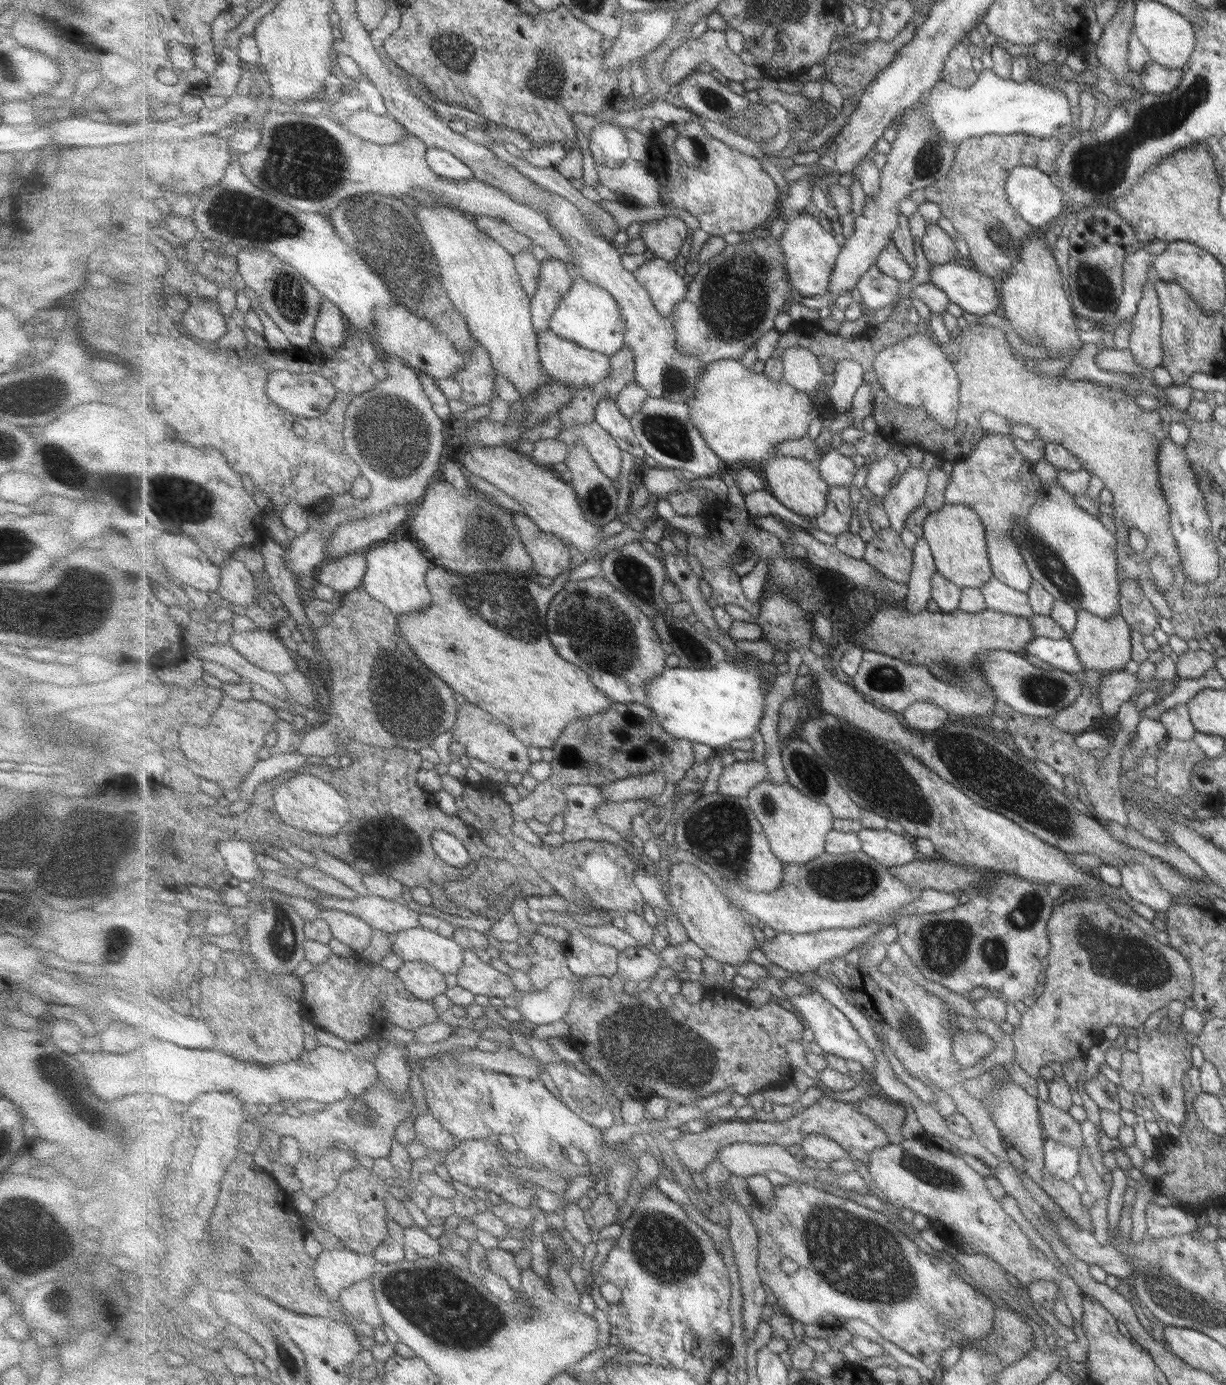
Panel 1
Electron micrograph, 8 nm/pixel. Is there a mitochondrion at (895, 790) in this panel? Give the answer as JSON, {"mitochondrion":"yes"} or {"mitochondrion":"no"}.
{"mitochondrion":"yes"}

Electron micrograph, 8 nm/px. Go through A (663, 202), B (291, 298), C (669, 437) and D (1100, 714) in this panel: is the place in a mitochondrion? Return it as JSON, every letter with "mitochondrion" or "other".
{"A":"other","B":"mitochondrion","C":"mitochondrion","D":"other"}

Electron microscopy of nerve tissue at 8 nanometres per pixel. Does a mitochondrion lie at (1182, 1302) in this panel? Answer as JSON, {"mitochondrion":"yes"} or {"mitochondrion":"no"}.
{"mitochondrion":"yes"}

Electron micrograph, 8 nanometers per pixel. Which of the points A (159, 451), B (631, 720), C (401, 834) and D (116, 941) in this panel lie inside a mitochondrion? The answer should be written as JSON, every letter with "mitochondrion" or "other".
{"A":"other","B":"mitochondrion","C":"mitochondrion","D":"mitochondrion"}

